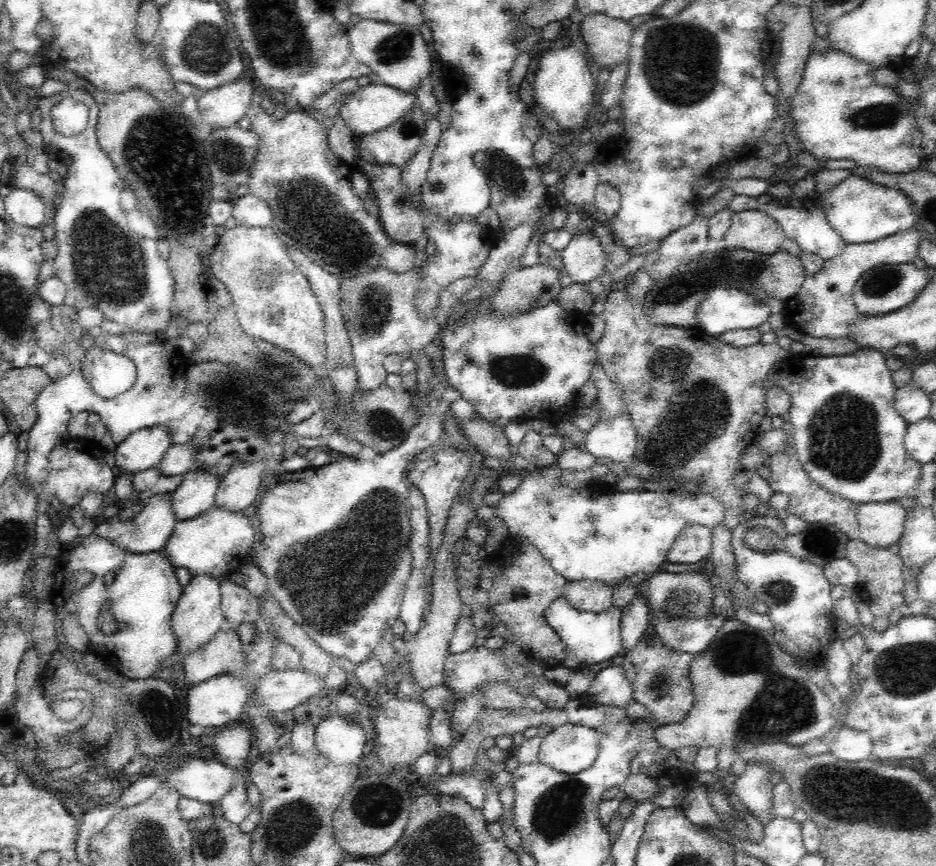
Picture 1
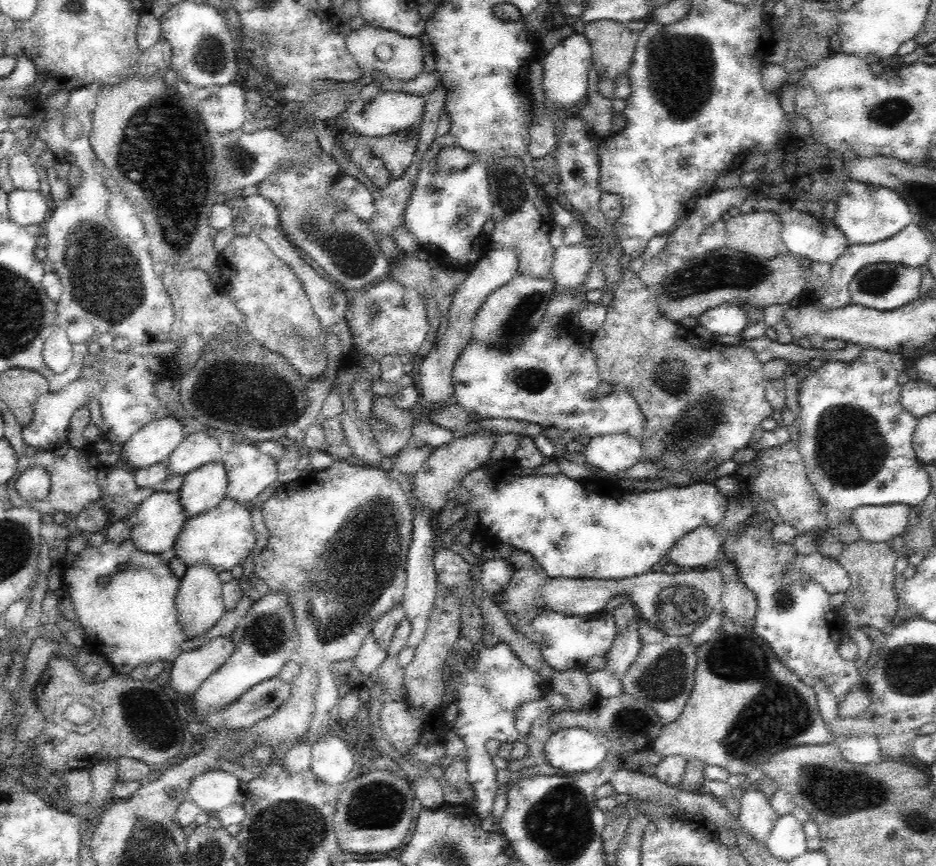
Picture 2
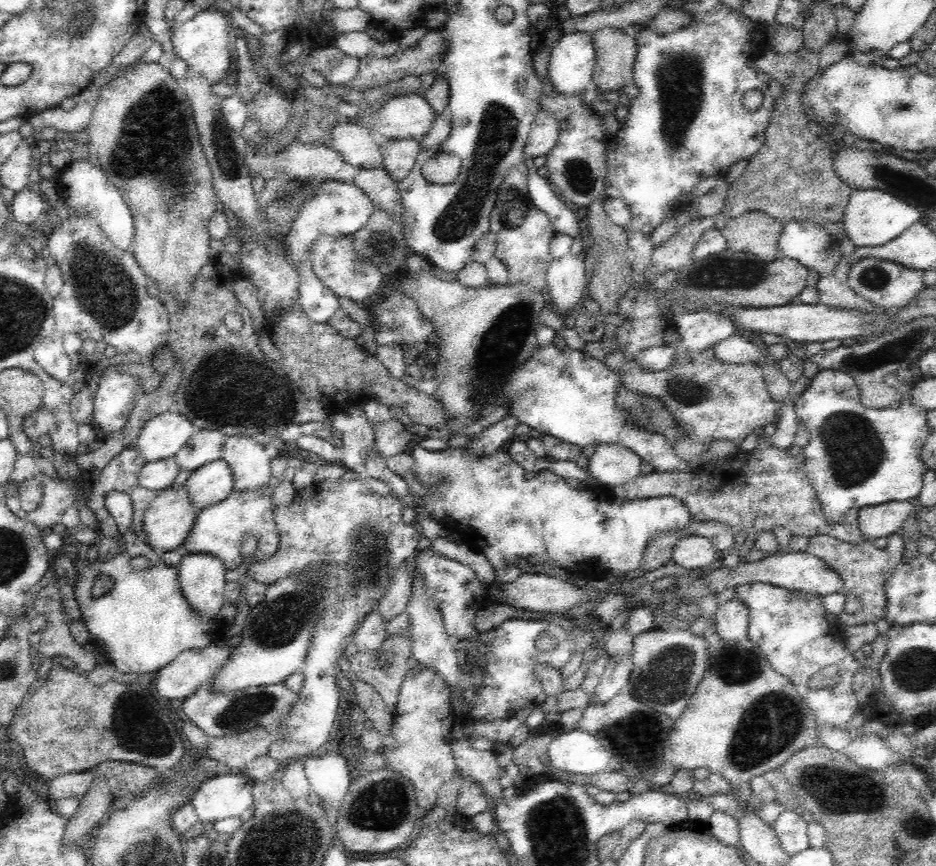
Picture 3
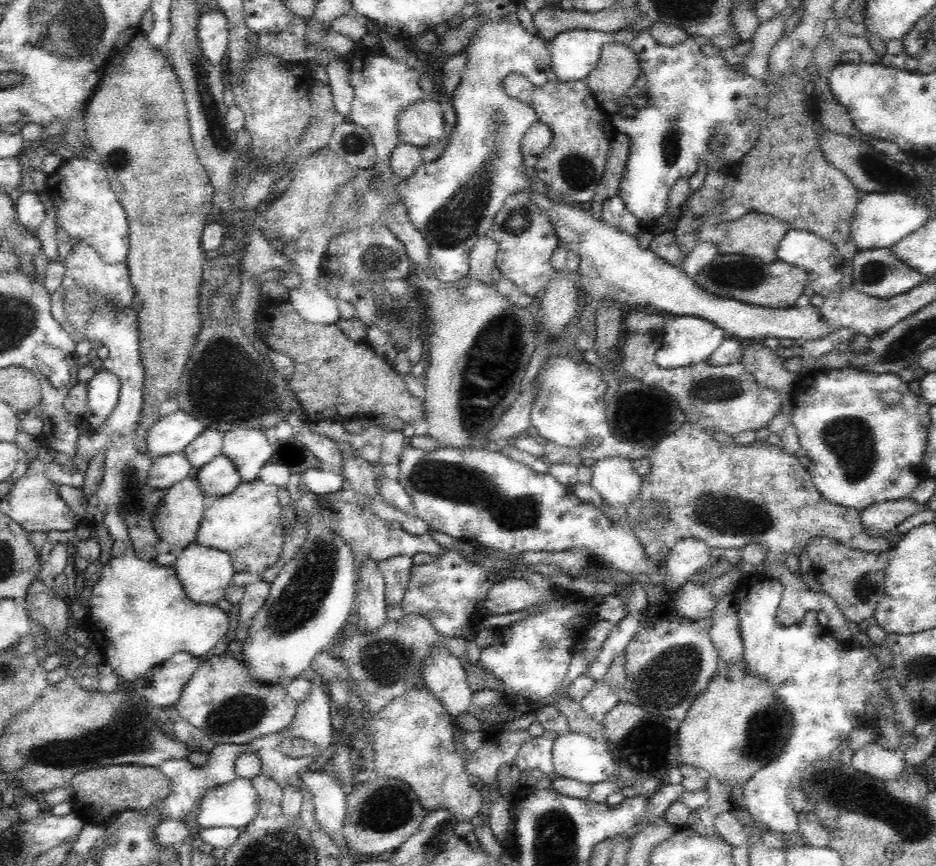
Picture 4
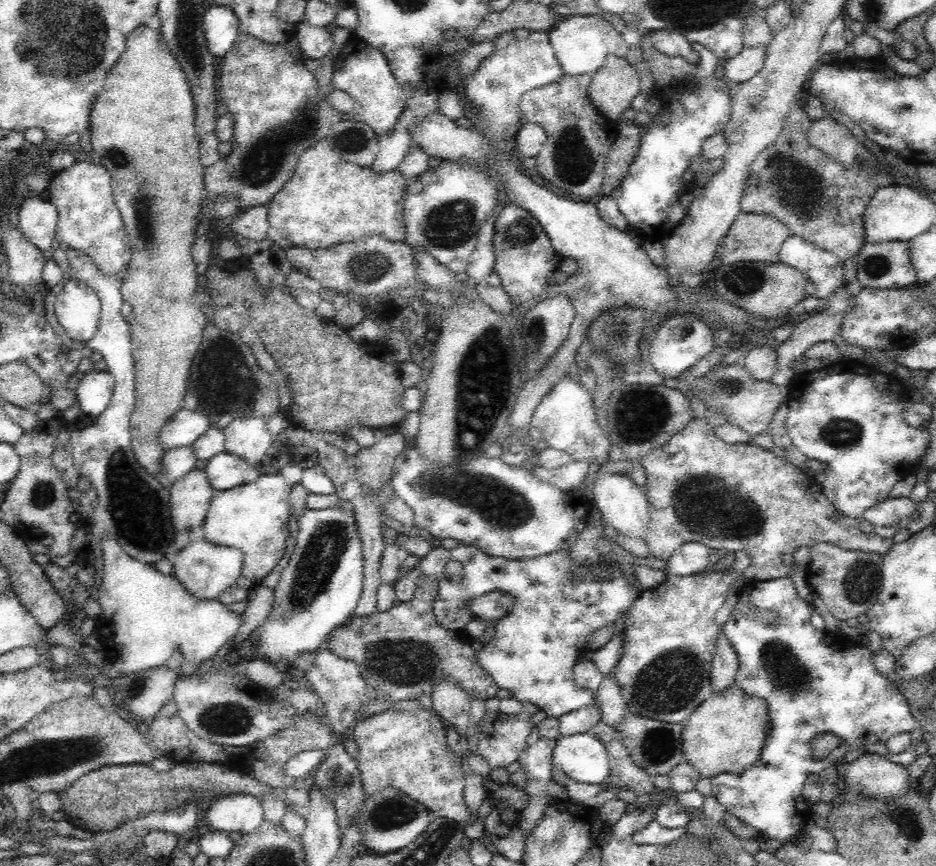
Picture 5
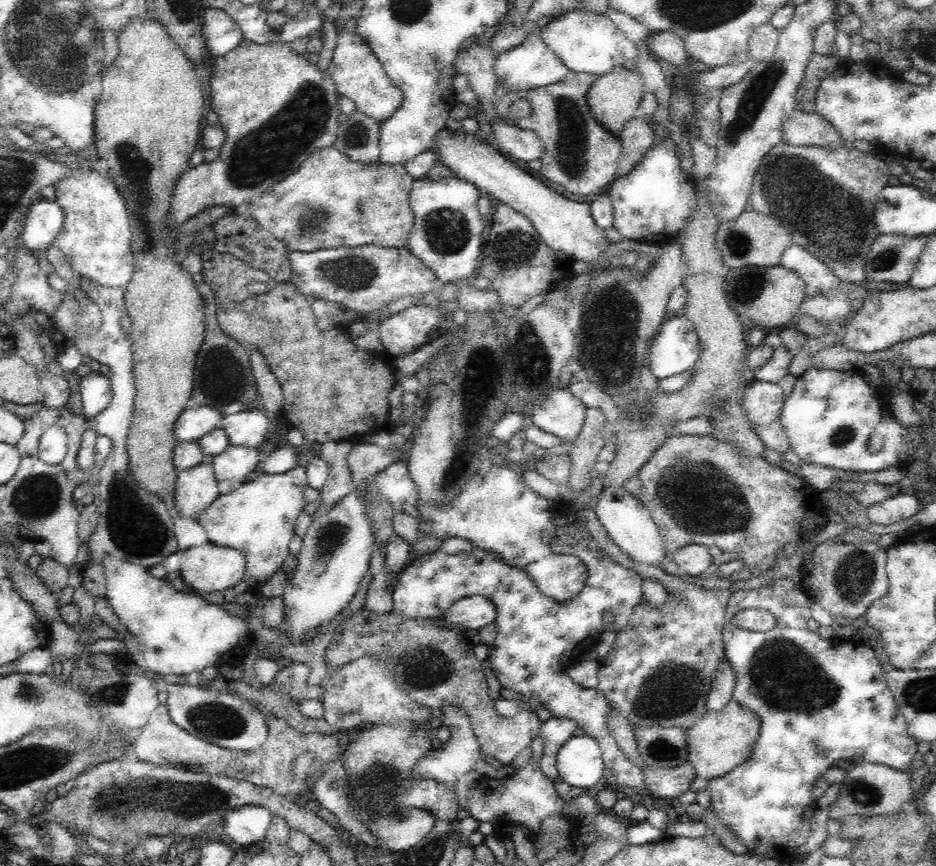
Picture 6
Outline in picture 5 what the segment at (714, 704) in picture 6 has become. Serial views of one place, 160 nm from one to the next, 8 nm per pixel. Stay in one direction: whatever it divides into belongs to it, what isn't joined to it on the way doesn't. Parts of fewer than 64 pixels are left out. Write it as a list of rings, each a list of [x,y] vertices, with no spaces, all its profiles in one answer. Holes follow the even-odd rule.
[[[723,629],[720,630],[714,648],[713,663],[711,666],[711,684],[716,693],[723,692],[735,682],[735,676],[739,669],[737,652],[728,640]]]

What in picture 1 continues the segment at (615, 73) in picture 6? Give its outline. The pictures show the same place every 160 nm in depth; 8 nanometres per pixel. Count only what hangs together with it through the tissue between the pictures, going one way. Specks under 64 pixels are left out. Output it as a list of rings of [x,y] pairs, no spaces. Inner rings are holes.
[[[591,13],[584,17],[581,26],[588,52],[600,67],[612,69],[629,58],[633,27],[627,20]]]

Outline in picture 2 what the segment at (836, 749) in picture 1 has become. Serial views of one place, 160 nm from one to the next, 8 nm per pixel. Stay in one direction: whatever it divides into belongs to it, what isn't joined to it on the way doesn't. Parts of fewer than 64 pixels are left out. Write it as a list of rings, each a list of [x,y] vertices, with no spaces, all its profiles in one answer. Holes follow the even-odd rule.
[[[872,734],[850,736],[841,739],[838,744],[842,756],[856,764],[872,764],[884,759],[884,756],[880,754],[878,739]]]

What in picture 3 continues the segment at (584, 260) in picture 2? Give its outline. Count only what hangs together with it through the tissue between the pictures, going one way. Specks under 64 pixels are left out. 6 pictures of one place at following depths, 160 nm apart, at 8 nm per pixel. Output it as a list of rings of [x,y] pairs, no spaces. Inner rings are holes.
[[[569,251],[560,258],[554,258],[550,262],[545,281],[547,297],[554,311],[566,316],[586,292],[584,253],[574,255]]]

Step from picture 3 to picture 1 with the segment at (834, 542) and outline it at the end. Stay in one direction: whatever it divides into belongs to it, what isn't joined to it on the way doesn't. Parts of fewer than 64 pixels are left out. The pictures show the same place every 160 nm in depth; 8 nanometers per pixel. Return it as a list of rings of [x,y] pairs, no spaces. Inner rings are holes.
[[[859,538],[848,542],[845,554],[845,558],[858,569],[855,597],[869,606],[876,619],[888,617],[895,608],[903,608],[905,587],[902,572],[905,566],[899,554],[890,552],[888,548],[867,547]]]

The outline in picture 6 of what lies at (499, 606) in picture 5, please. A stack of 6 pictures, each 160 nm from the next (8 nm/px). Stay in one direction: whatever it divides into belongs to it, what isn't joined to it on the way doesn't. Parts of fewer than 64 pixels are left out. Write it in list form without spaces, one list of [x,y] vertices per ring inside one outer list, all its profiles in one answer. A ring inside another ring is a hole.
[[[481,594],[466,596],[454,602],[445,612],[447,626],[462,630],[479,629],[495,620],[497,615],[494,603]]]

